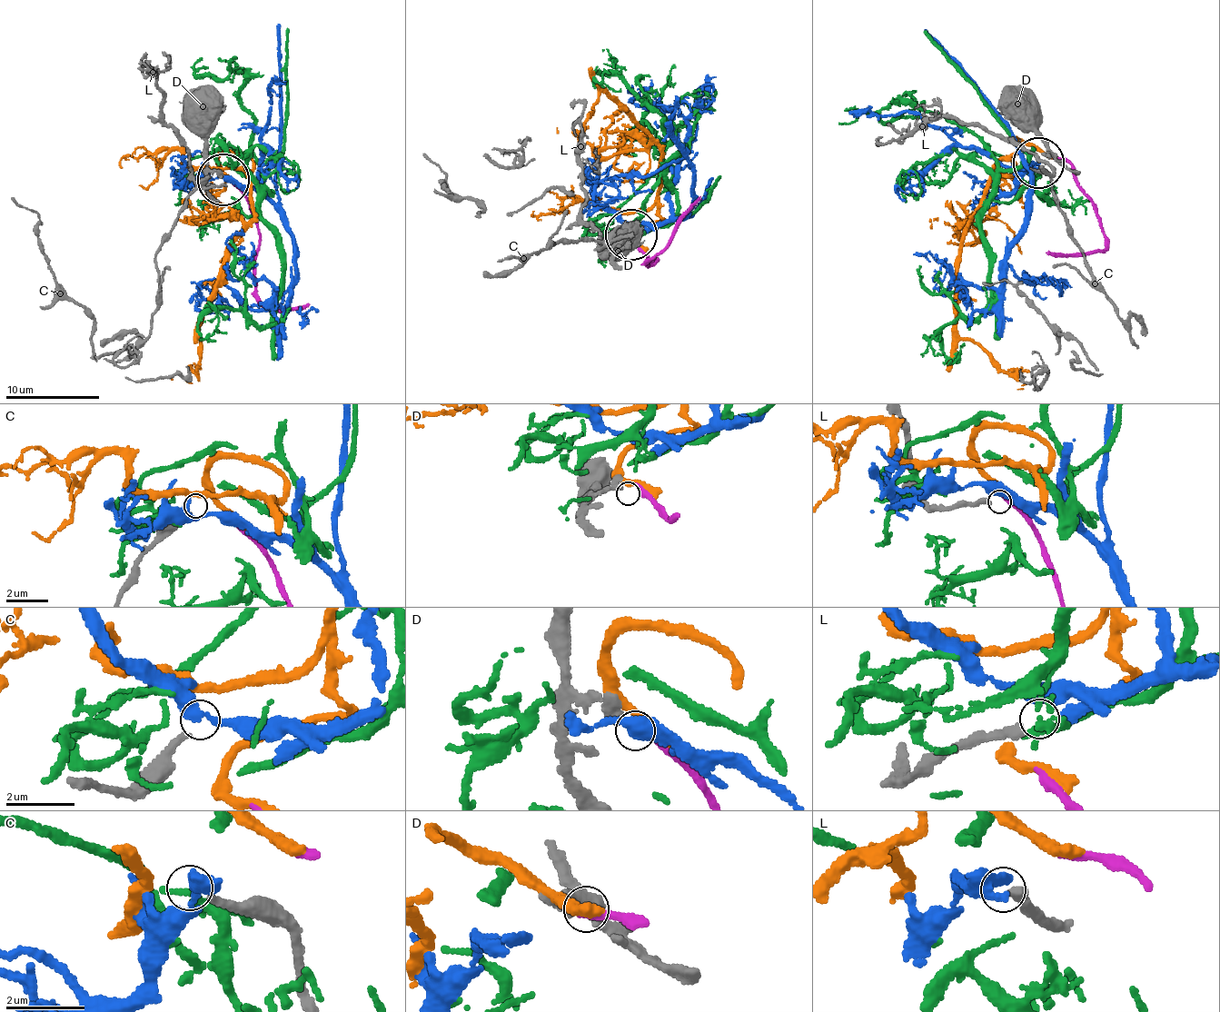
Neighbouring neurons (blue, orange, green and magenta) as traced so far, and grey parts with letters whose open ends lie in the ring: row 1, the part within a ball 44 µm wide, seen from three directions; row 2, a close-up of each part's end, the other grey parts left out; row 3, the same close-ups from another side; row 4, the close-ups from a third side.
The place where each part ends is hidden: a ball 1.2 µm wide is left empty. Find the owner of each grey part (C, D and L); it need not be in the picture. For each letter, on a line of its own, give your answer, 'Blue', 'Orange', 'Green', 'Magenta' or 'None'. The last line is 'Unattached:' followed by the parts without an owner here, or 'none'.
C: None
D: None
L: Blue
Unattached: C, D

